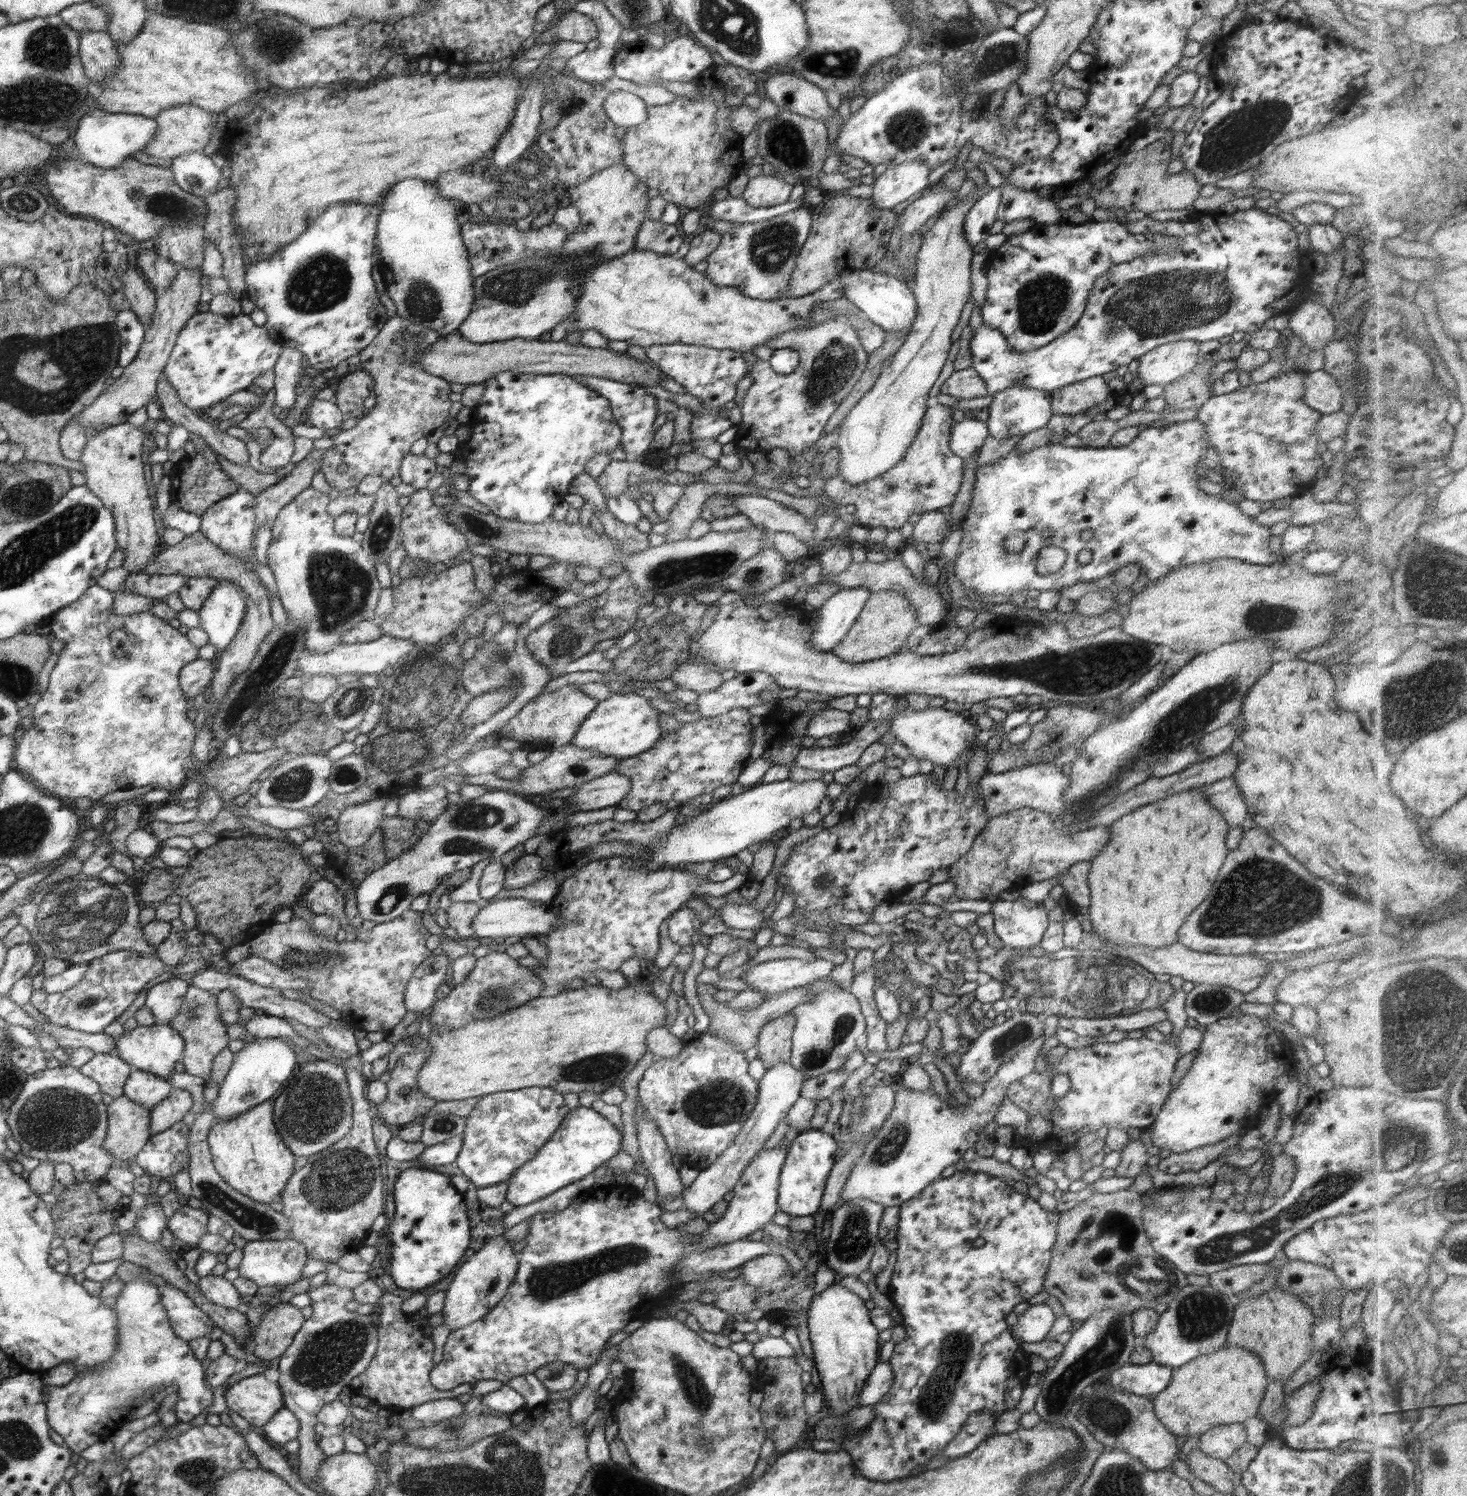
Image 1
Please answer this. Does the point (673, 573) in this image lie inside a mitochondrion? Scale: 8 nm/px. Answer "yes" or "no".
yes

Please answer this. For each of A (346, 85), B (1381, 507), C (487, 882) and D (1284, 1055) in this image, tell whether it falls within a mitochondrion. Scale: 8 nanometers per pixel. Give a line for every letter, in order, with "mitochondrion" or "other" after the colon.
A: other
B: other
C: other
D: other

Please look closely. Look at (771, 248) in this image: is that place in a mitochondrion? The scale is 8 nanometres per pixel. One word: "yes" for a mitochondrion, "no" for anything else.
yes

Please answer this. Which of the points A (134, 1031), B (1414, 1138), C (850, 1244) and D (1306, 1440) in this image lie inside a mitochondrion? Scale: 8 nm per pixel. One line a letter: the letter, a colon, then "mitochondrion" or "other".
A: other
B: mitochondrion
C: mitochondrion
D: other

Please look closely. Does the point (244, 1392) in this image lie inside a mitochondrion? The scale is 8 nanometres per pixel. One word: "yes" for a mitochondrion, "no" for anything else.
no

